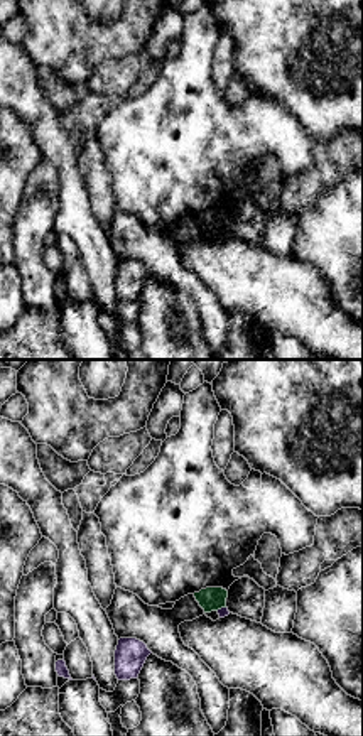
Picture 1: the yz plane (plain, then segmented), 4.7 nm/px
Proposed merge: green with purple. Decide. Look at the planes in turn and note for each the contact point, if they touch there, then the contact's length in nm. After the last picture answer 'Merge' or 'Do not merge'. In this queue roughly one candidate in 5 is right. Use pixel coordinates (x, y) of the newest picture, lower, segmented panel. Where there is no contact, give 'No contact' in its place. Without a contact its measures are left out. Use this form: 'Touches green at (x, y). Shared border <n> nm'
Touches green at (220, 608). Shared border 50 nm

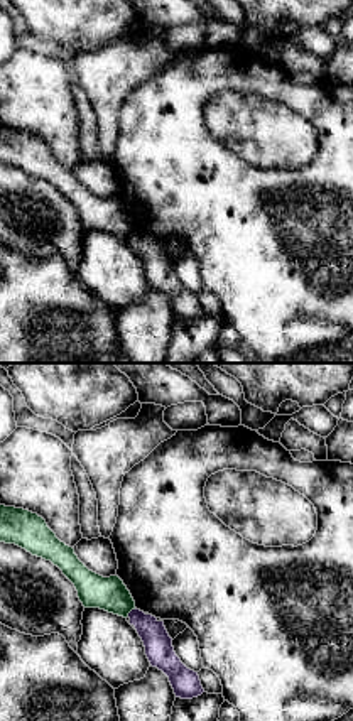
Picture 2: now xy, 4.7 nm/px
Touches green at (130, 610). Shared border 60 nm

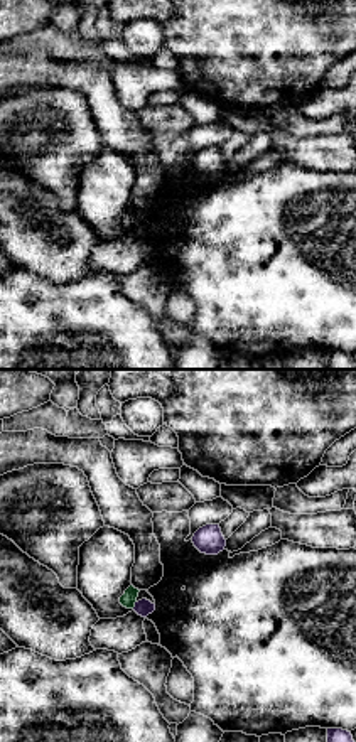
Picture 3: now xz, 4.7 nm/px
Touches green at (134, 604). Shared border 40 nm

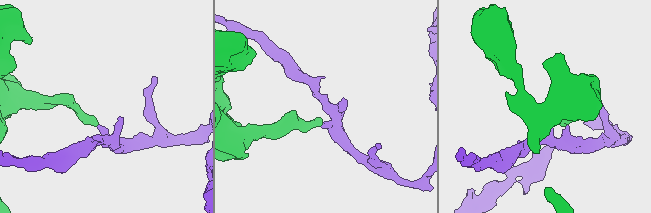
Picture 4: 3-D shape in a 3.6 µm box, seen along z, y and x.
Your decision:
Do not merge

